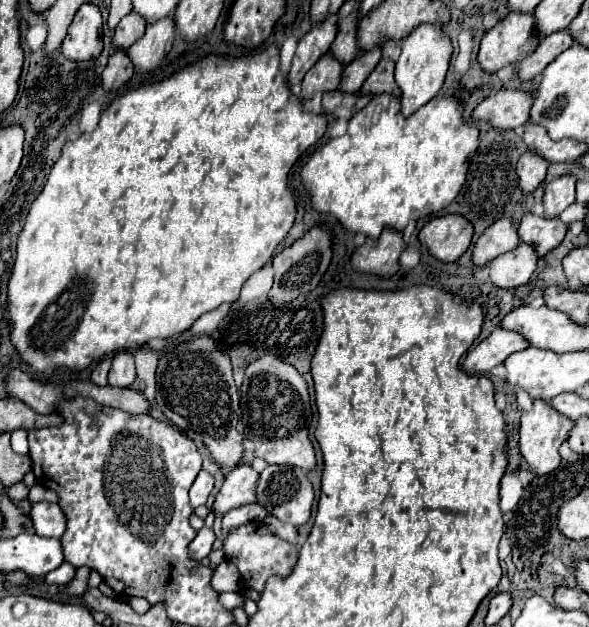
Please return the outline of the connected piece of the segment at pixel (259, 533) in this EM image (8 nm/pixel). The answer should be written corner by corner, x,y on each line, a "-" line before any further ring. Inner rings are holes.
246,523
242,527
232,529
224,541
224,553
226,553
226,561
236,563
244,583
258,593
264,589
264,583
270,575
288,575
298,559
296,545
270,533
264,523

